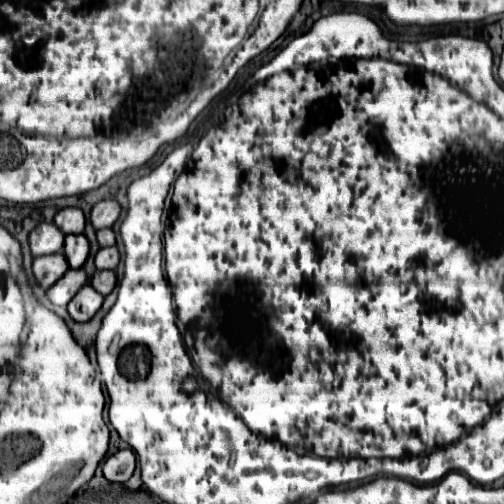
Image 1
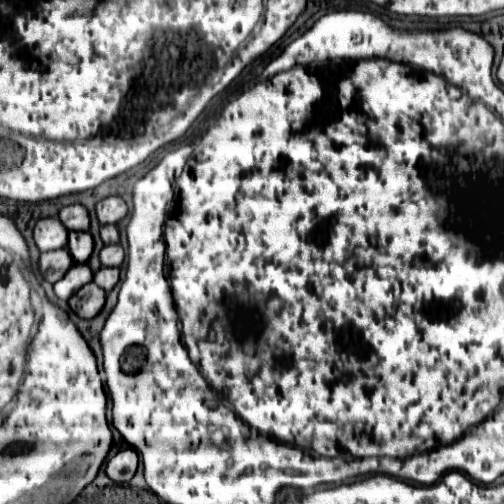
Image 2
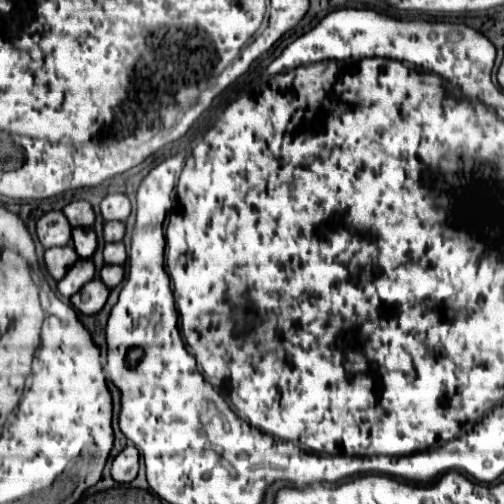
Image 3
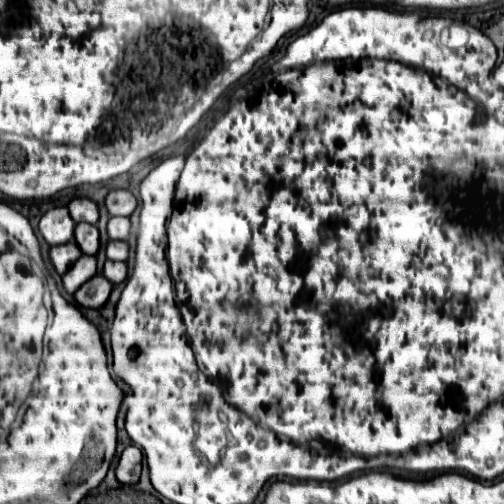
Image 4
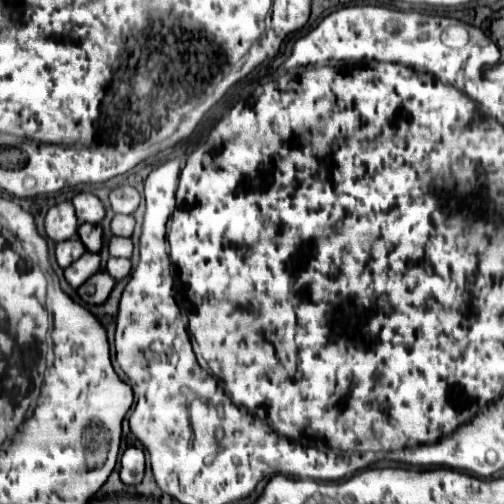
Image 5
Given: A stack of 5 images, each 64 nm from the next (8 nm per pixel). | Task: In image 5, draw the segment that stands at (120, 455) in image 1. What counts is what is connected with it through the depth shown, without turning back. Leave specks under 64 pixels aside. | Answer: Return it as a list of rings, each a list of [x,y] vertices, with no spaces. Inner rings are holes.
[[[130,446],[122,460],[120,460],[122,468],[120,468],[120,478],[124,484],[140,484],[142,478],[144,478],[144,452],[136,446]]]

